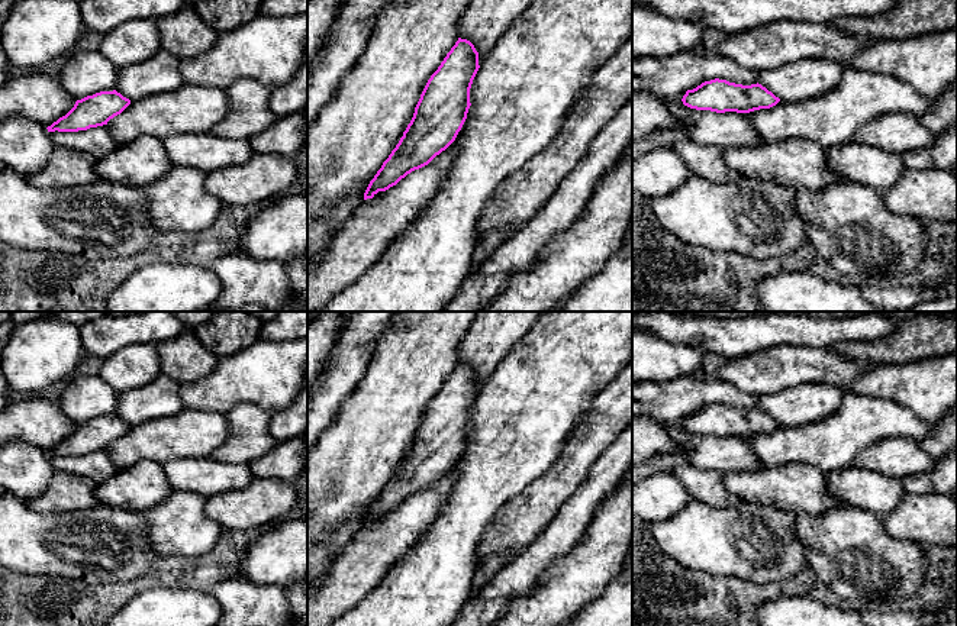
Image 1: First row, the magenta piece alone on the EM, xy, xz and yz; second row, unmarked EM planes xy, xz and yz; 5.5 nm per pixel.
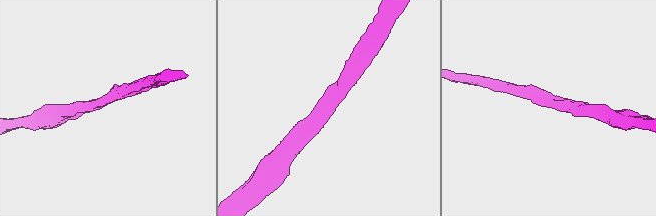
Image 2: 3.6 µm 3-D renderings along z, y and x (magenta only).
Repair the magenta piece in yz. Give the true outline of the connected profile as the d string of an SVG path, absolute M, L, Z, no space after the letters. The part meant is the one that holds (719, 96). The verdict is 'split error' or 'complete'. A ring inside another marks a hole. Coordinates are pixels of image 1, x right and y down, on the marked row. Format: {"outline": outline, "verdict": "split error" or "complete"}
{"outline": "M715 78L702 83L693 90L687 90L682 101L684 106L696 110L750 113L770 109L780 99L758 83L742 85Z", "verdict": "complete"}

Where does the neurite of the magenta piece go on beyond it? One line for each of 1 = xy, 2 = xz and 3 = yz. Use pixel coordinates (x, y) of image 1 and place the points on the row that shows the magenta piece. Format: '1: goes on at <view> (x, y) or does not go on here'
1: does not go on here
2: does not go on here
3: does not go on here

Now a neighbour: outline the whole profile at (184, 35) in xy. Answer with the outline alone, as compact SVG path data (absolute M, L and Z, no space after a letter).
M187 4L175 14L157 20L161 48L177 57L186 83L226 90L241 80L255 80L274 88L289 83L306 62L307 13L296 16L258 14L238 29L219 33Z

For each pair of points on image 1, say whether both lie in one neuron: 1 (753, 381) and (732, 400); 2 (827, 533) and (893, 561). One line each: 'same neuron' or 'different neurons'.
1: different neurons
2: same neuron

